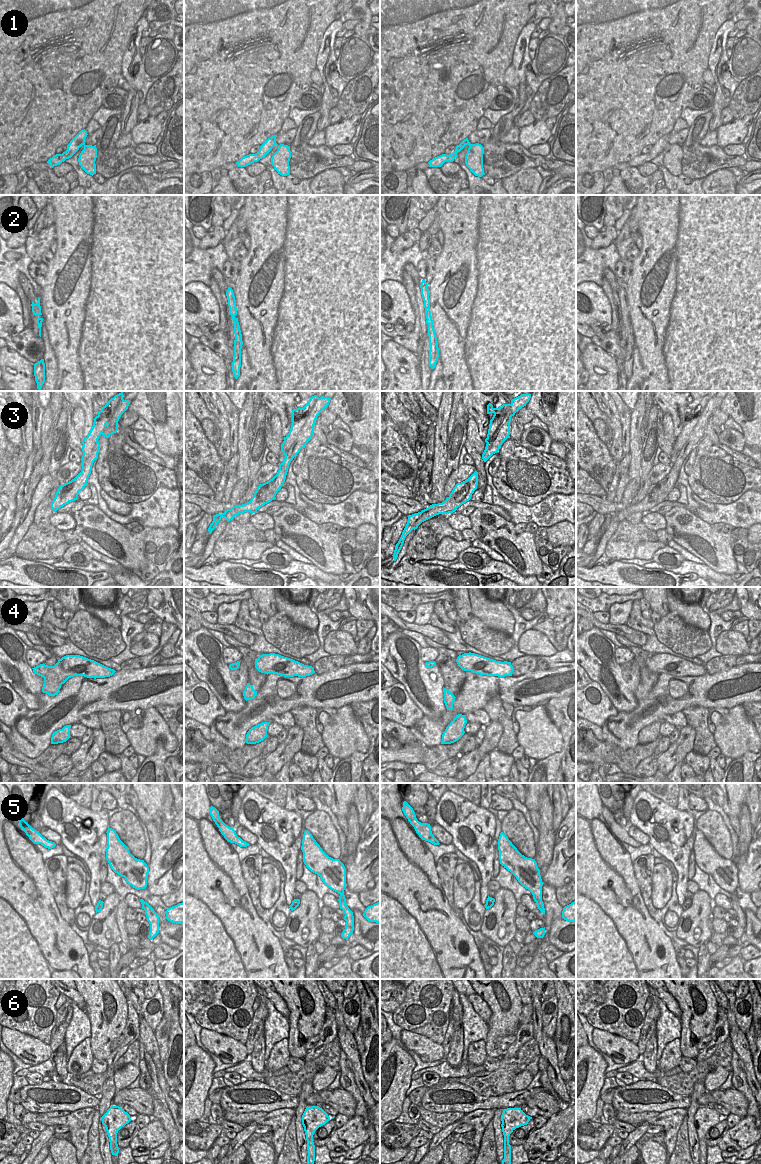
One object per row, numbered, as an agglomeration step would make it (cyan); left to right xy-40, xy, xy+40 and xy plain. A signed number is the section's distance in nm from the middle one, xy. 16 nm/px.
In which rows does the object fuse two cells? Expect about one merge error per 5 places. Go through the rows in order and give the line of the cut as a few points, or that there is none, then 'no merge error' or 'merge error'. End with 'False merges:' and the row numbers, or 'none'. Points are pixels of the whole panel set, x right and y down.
1: cut none; no merge error
2: cut none; no merge error
3: cut xy (319, 398), (285, 455); merge error
4: cut none; no merge error
5: cut none; no merge error
6: cut none; no merge error
False merges: 3

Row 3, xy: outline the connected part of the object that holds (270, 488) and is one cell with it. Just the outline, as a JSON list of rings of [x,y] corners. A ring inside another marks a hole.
[[[322,396],[316,401],[310,416],[300,430],[295,442],[285,455],[283,462],[279,464],[279,470],[277,474],[272,479],[262,484],[261,493],[258,495],[257,491],[255,491],[253,497],[249,502],[242,505],[235,505],[231,509],[225,510],[225,512],[222,514],[214,515],[213,521],[208,528],[209,534],[212,533],[212,531],[216,528],[217,524],[222,518],[225,518],[227,522],[229,522],[233,520],[235,516],[241,513],[256,513],[260,507],[275,499],[277,492],[281,489],[282,486],[284,486],[290,462],[294,457],[297,456],[302,448],[305,448],[307,442],[314,435],[314,425],[316,423],[316,419],[320,412],[327,408],[330,400],[331,398]]]

